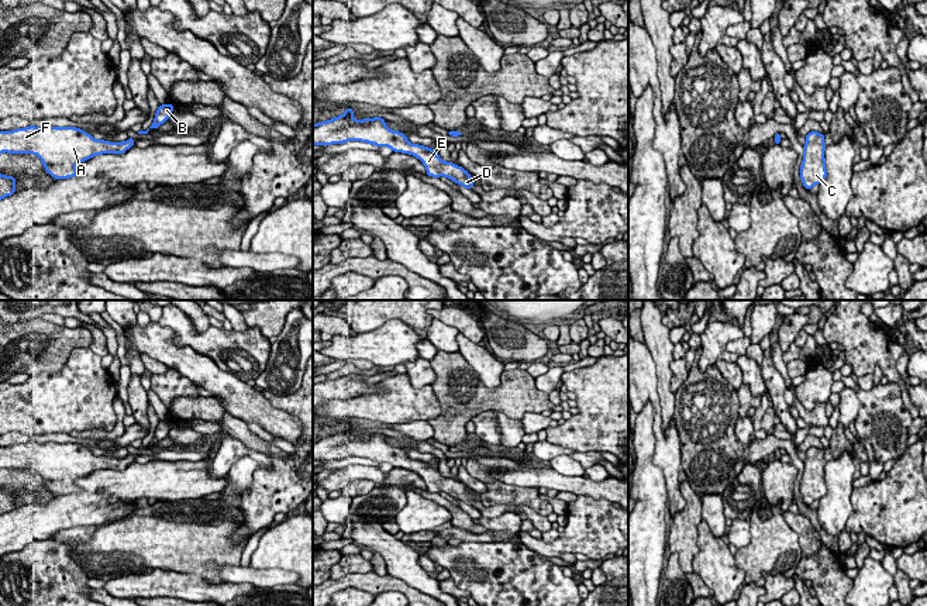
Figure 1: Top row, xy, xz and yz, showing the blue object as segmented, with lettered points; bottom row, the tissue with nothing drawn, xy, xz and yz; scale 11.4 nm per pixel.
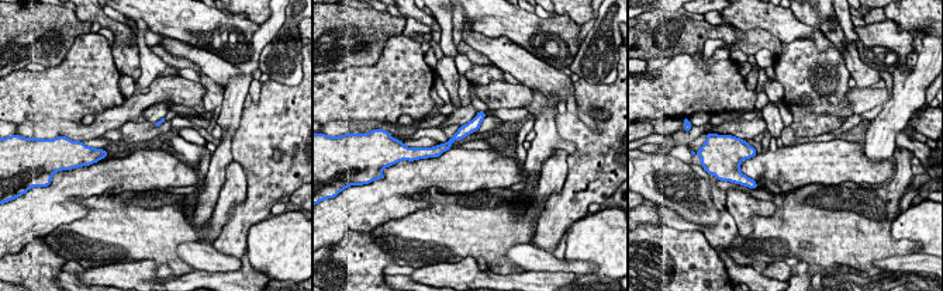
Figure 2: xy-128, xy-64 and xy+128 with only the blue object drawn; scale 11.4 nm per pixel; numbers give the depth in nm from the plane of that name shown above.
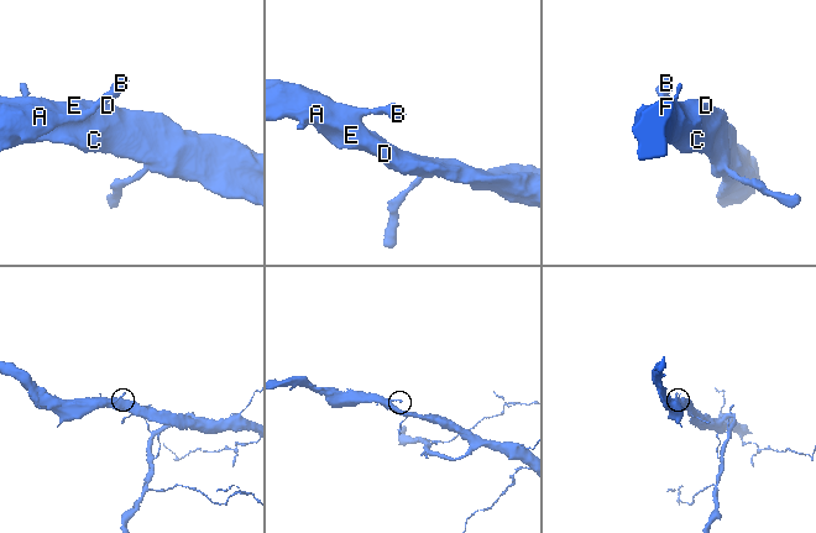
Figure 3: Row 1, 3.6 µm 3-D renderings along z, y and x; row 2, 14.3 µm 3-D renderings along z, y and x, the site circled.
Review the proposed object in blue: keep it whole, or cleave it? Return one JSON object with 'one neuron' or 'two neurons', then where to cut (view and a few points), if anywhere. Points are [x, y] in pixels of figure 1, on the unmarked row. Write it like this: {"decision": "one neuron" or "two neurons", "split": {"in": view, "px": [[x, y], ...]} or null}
{"decision": "one neuron", "split": null}

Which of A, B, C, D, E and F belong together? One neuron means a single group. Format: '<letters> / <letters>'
A B C D E F

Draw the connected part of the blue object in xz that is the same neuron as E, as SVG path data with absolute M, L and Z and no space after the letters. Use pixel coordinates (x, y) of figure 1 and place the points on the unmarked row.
M345 423L342 431L313 440L313 461L338 461L347 457L361 457L376 462L389 462L393 468L409 469L420 475L427 485L427 492L445 492L472 506L475 496L469 492L469 488L452 478L442 476L438 465L410 459L403 448L387 444L386 435L380 433L355 435L352 433L354 427L354 424Z

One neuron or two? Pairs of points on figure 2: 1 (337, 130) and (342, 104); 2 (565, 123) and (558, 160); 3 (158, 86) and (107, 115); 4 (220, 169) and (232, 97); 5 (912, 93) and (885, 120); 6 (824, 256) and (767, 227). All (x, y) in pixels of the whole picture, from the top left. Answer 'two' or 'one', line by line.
1: two
2: two
3: one
4: one
5: one
6: one

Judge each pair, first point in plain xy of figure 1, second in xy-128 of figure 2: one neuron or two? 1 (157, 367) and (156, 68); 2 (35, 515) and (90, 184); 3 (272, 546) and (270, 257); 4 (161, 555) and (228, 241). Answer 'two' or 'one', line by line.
1: two
2: one
3: one
4: two

